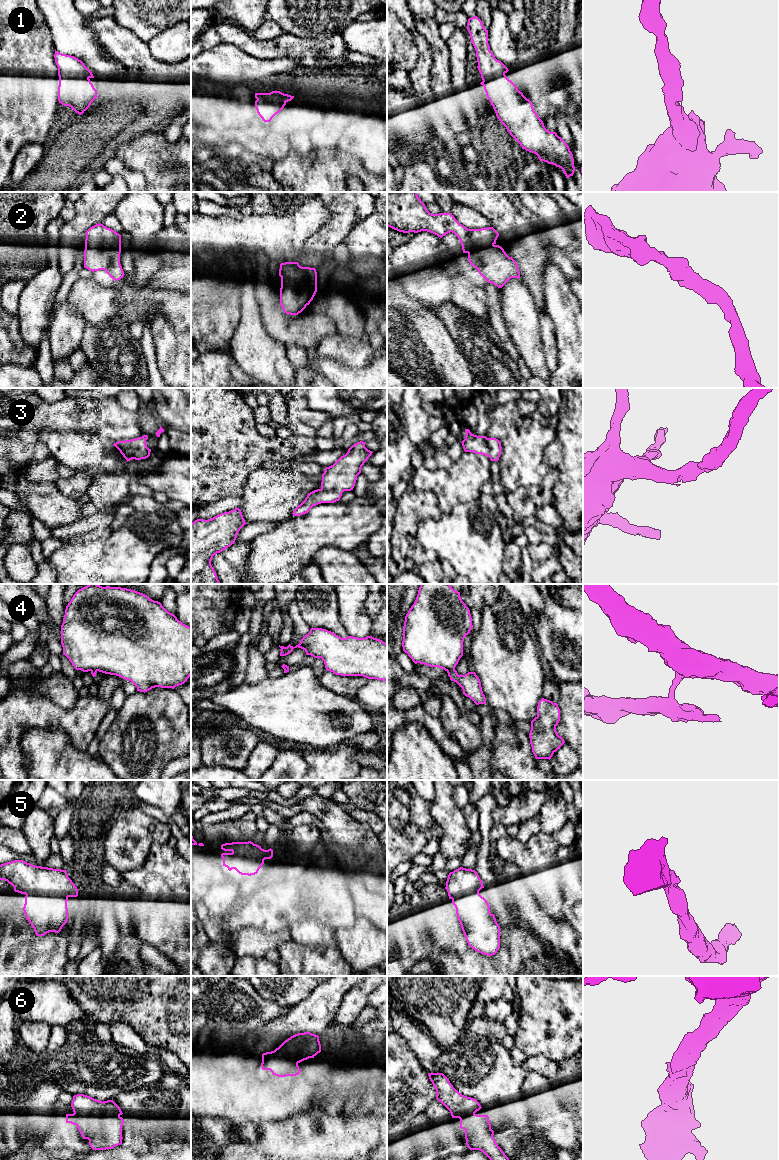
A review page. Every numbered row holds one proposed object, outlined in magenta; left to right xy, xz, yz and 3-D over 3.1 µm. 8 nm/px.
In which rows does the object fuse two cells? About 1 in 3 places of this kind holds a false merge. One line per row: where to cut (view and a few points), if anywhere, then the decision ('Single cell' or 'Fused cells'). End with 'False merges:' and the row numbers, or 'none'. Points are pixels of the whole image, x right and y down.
1: No split. Single cell
2: No split. Single cell
3: No split. Single cell
4: Split along yz (454, 668), (447, 672). Fused cells
5: No split. Single cell
6: No split. Single cell
False merges: 4

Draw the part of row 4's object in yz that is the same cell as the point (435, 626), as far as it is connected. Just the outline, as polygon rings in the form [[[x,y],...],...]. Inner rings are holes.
[[[420,584],[414,604],[405,616],[403,651],[412,661],[445,671],[455,669],[463,656],[464,638],[472,630],[469,608],[450,584]]]

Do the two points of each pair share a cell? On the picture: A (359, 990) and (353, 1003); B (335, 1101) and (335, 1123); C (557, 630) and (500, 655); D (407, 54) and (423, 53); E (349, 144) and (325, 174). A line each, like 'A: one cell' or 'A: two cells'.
A: one cell
B: two cells
C: two cells
D: two cells
E: two cells

